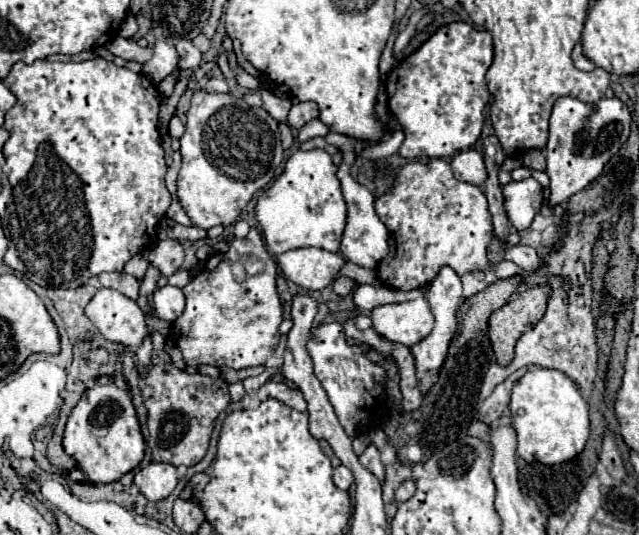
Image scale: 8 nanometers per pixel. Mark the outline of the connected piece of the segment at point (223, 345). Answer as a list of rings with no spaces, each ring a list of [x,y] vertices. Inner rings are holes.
[[[252,227],[244,239],[234,239],[220,261],[218,255],[210,257],[204,271],[184,287],[184,295],[186,309],[172,323],[172,331],[186,365],[226,365],[232,369],[246,369],[264,365],[266,359],[274,353],[280,341],[278,325],[284,319],[282,305],[276,293],[276,261],[268,253],[258,229]],[[246,255],[262,259],[266,269],[262,275],[248,277],[246,281],[238,283],[232,275],[232,265]]]

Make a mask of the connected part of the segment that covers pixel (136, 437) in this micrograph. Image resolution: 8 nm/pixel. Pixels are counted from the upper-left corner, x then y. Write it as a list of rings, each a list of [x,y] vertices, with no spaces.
[[[94,383],[82,393],[66,421],[64,451],[76,459],[78,467],[92,483],[112,483],[136,469],[144,459],[144,447],[138,415],[126,387],[118,387],[116,383]]]

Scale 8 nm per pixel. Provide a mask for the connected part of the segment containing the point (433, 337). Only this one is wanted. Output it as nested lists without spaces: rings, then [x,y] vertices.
[[[442,267],[440,273],[436,275],[436,279],[432,281],[432,287],[430,287],[426,299],[430,303],[430,309],[432,309],[432,315],[434,315],[436,323],[434,323],[432,333],[426,339],[422,339],[420,343],[416,343],[416,345],[410,347],[410,353],[414,357],[416,371],[442,371],[442,363],[446,361],[446,351],[448,351],[450,341],[452,341],[452,337],[456,333],[456,327],[458,327],[456,311],[458,311],[458,307],[464,301],[460,277],[450,267]]]

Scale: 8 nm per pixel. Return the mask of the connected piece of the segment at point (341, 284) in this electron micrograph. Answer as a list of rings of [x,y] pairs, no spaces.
[[[336,277],[334,283],[332,283],[332,289],[338,295],[350,295],[354,291],[354,287],[356,287],[356,283],[352,279],[348,279],[348,277]]]

